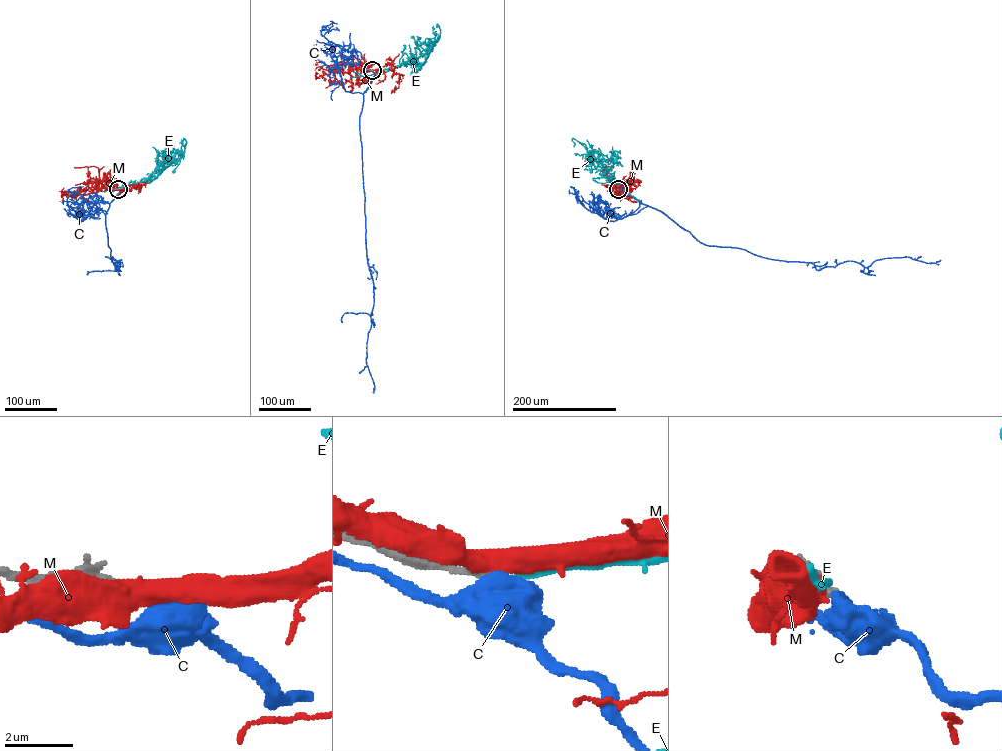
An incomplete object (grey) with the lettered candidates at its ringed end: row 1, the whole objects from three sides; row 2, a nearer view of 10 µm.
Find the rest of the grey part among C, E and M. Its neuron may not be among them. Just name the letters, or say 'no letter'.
no letter

